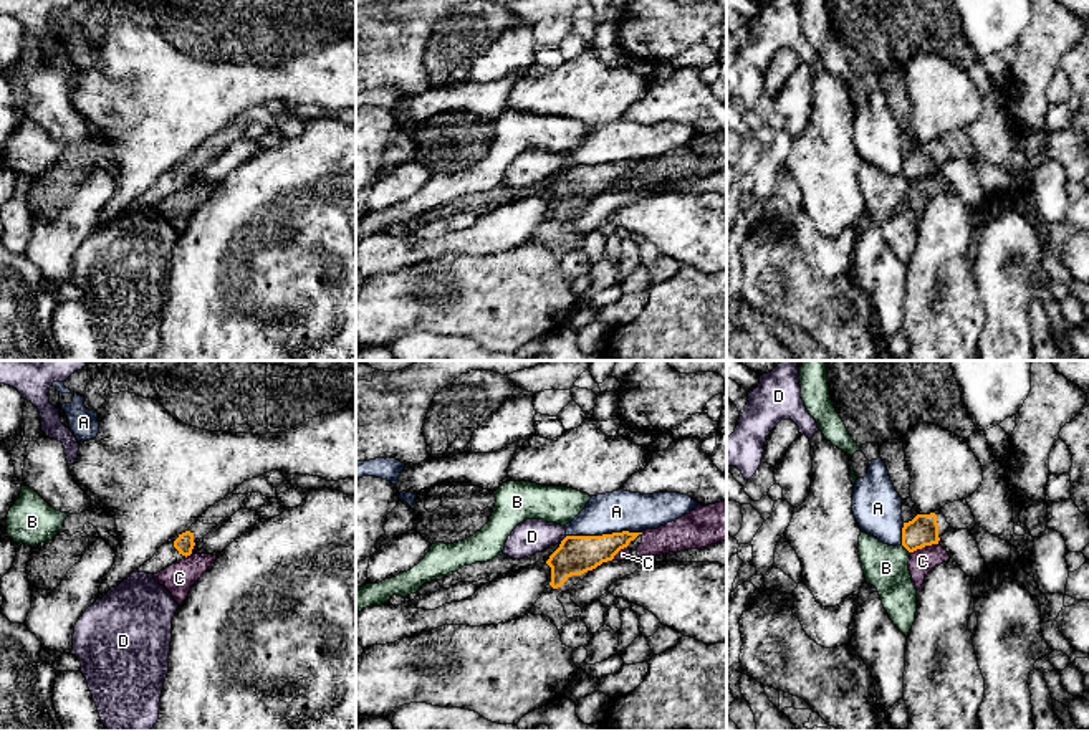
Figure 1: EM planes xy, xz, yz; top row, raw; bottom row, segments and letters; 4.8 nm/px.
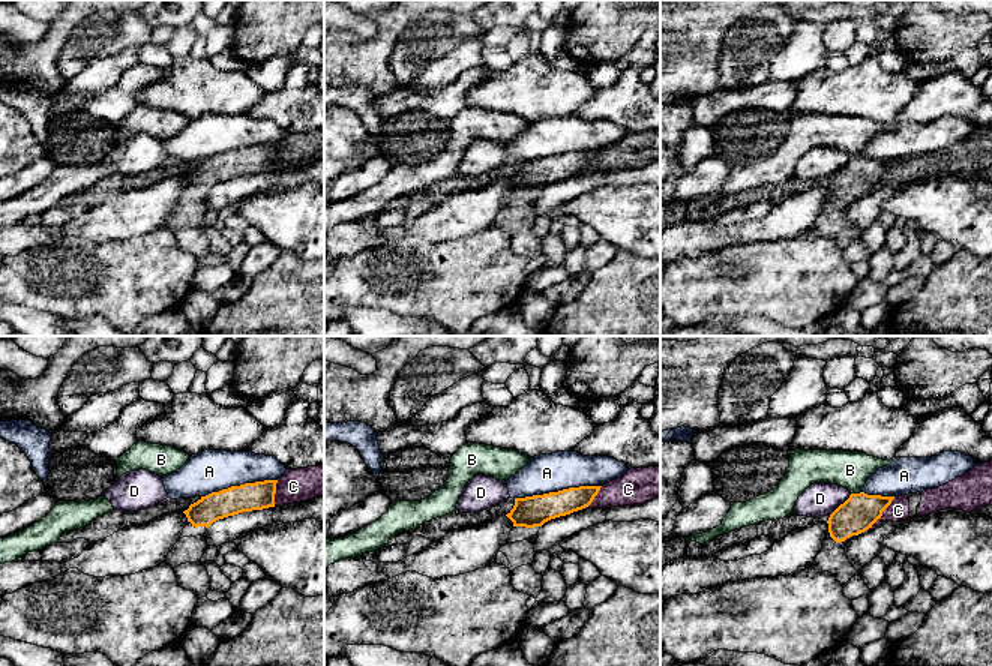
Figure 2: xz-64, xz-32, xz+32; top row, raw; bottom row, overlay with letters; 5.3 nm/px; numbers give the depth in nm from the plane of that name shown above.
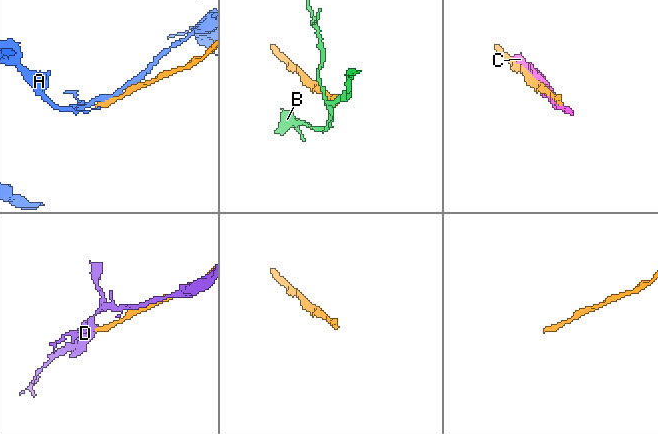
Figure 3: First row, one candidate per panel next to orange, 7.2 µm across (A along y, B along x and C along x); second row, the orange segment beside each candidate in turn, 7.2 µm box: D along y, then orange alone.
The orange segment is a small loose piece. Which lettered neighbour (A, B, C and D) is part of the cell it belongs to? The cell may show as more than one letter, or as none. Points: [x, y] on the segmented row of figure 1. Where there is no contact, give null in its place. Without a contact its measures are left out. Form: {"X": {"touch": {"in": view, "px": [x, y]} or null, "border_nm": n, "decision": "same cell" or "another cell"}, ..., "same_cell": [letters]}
{"A": {"touch": {"in": "xz", "px": [603, 535]}, "border_nm": 360, "decision": "another cell"}, "B": {"touch": {"in": "yz", "px": [906, 548]}, "border_nm": 60, "decision": "another cell"}, "C": {"touch": {"in": "yz", "px": [924, 546]}, "border_nm": 140, "decision": "another cell"}, "D": {"touch": {"in": "xz", "px": [565, 538]}, "border_nm": 50, "decision": "another cell"}, "same_cell": []}

